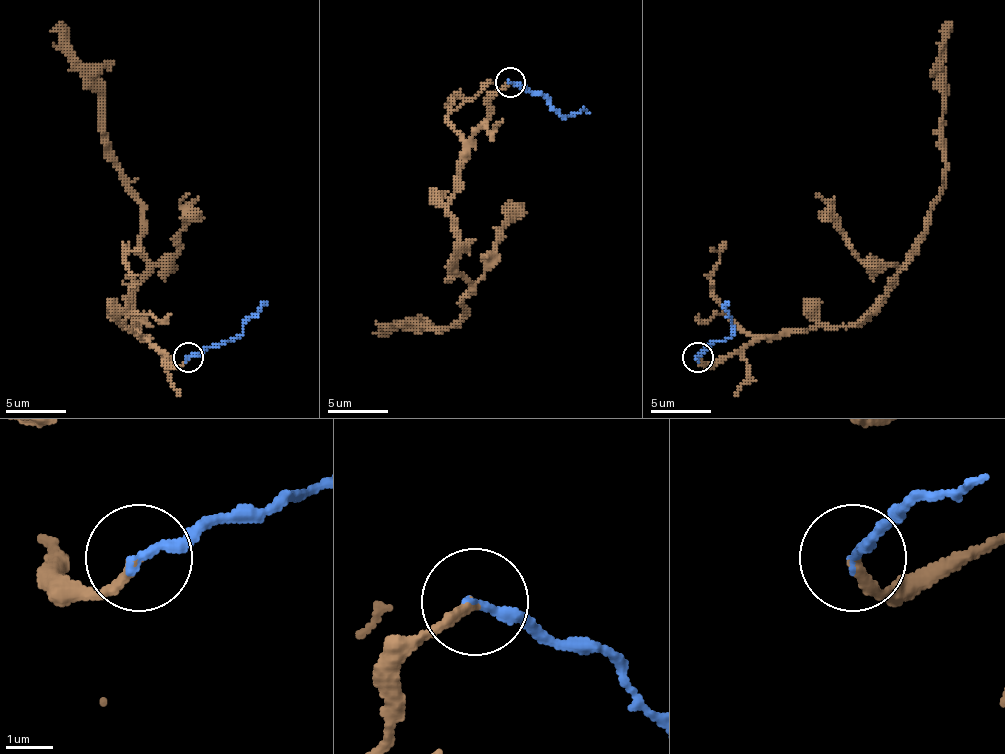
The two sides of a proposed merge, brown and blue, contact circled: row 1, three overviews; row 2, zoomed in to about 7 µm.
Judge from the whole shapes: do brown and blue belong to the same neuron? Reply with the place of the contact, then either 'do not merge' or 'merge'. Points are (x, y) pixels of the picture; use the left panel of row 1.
(188, 357) | merge

